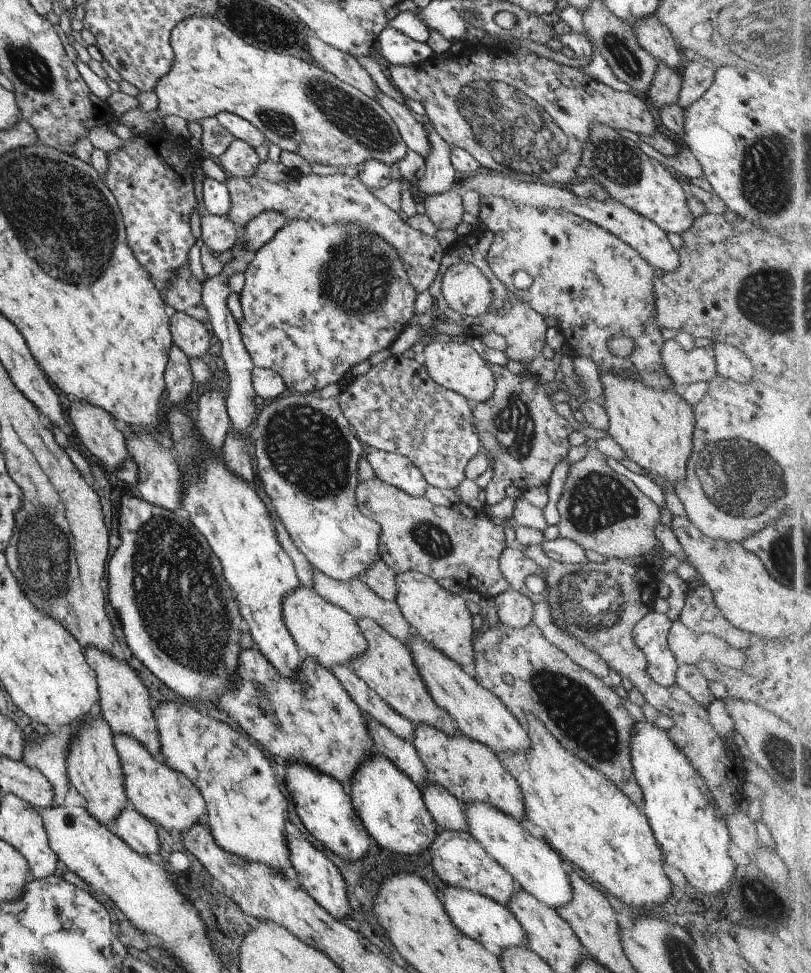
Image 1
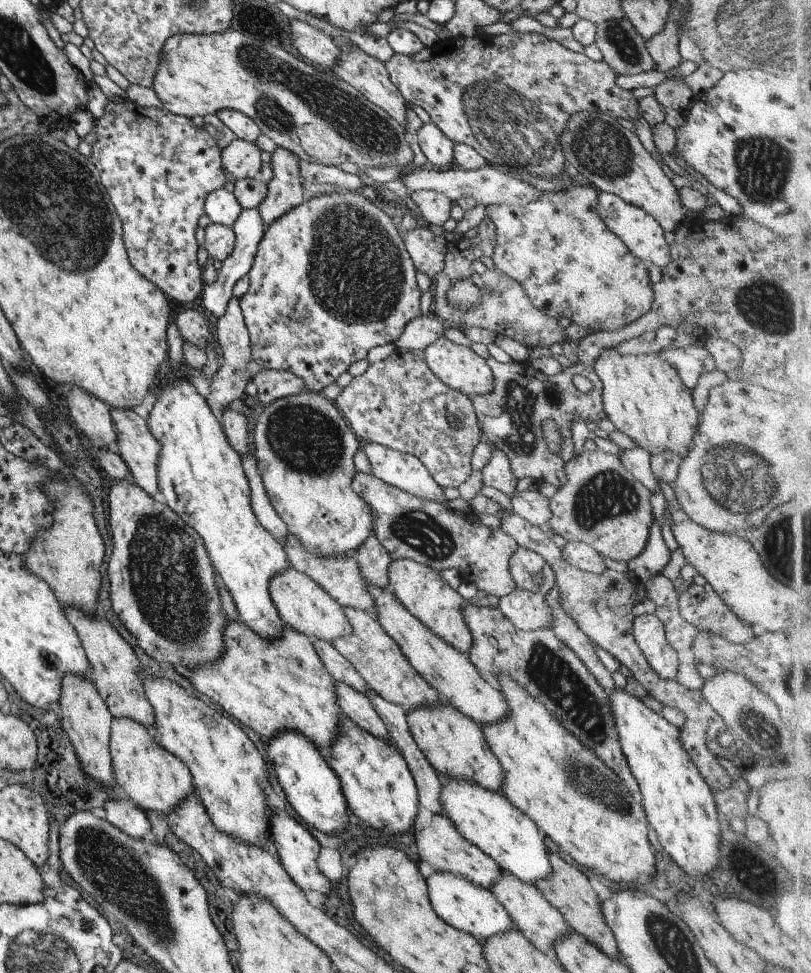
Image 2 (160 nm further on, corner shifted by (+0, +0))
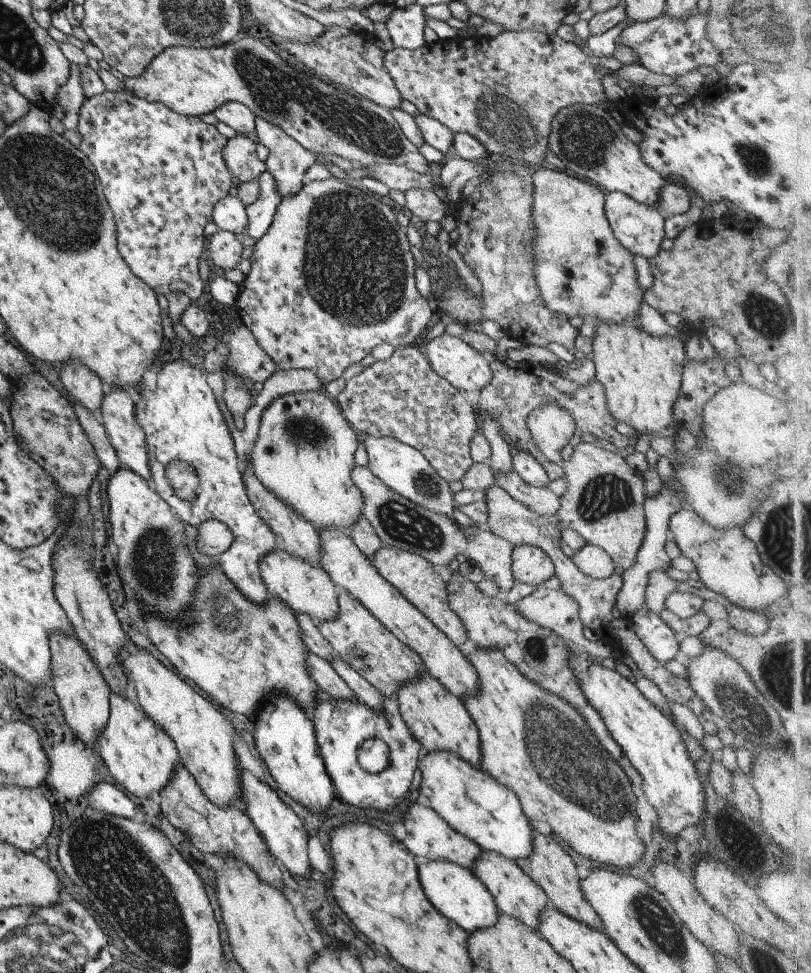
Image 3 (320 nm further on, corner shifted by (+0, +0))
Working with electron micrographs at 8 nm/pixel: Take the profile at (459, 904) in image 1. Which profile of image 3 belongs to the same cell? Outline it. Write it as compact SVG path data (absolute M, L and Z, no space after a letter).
M429 860L417 867L418 881L431 906L447 920L452 920L466 933L492 927L498 910L489 891L469 870L446 860Z

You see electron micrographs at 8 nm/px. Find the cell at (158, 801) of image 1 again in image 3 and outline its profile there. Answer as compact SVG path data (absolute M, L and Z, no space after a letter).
M111 691L108 694L109 714L105 726L94 740L95 750L115 782L127 792L138 797L149 797L151 792L160 791L171 778L176 764L179 763L178 752L173 741L151 720L132 699L119 696Z

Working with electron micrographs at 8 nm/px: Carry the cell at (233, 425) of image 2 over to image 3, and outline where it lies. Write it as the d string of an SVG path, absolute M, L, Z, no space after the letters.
M225 366L221 371L224 384L221 398L223 398L229 414L233 417L234 425L237 429L242 430L244 412L251 406L250 392L241 379L229 369L225 369Z

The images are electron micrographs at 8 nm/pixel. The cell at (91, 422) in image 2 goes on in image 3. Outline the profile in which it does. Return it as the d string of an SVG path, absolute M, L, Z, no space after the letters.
M67 359L57 370L69 396L97 416L99 403L105 393L98 376L77 359Z

